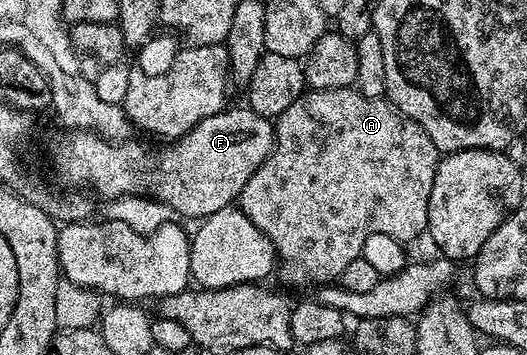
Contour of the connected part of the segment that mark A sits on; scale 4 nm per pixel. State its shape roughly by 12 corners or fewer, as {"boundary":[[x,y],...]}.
{"boundary":[[308,89],[237,205],[277,278],[427,228],[439,149],[386,97]]}

